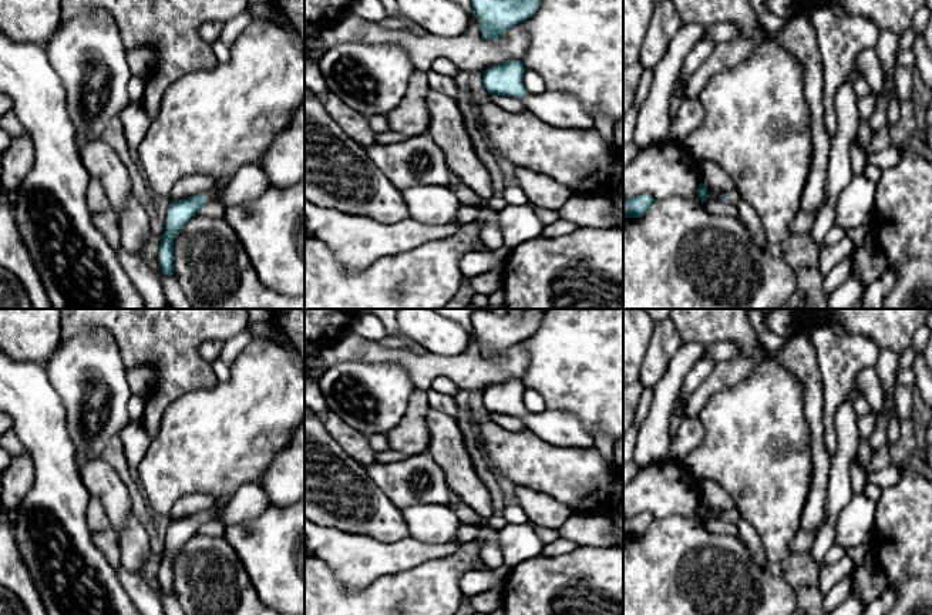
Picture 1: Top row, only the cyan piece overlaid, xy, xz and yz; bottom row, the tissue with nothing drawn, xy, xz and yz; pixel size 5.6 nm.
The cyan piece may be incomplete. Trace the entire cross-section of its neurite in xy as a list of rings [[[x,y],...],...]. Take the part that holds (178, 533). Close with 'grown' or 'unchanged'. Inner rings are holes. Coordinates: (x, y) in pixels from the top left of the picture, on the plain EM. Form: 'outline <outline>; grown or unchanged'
outline [[[249,481],[242,484],[223,505],[213,504],[203,512],[185,518],[171,518],[158,571],[162,592],[174,594],[172,559],[179,554],[188,540],[199,532],[205,521],[219,520],[223,527],[245,522],[260,515],[269,504],[270,500],[263,487]]]; grown

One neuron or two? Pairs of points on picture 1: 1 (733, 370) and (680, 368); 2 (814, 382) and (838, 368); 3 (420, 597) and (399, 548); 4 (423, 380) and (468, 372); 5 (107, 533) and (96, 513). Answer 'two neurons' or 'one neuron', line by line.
1: two neurons
2: two neurons
3: two neurons
4: one neuron
5: one neuron

